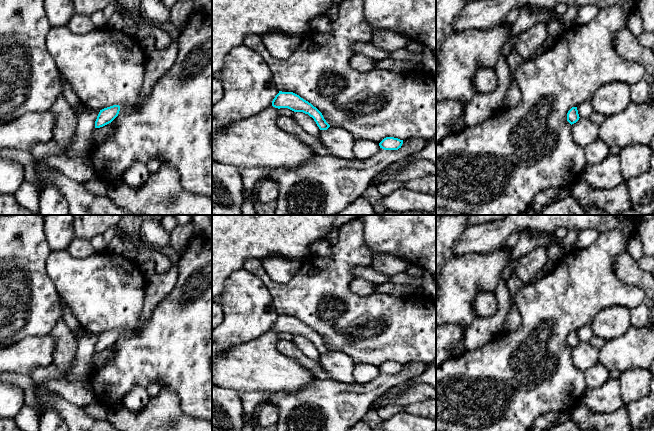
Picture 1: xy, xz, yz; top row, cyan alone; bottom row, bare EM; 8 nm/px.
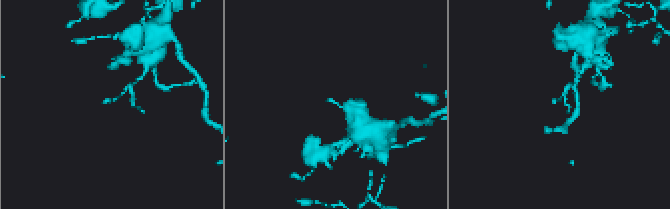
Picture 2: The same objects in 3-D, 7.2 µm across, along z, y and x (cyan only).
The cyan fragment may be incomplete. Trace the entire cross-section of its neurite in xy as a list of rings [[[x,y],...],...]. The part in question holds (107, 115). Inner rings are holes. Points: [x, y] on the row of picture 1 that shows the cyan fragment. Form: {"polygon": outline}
{"polygon": [[[113,105],[100,110],[95,121],[95,128],[100,128],[111,123],[118,116],[119,111],[119,105]]]}

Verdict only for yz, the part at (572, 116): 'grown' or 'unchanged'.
unchanged

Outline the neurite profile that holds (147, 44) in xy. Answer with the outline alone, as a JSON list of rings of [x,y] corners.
[[[149,35],[146,38],[140,40],[139,44],[144,52],[144,55],[145,55],[145,54],[148,54],[155,49],[156,41],[155,41],[155,38],[153,36]]]

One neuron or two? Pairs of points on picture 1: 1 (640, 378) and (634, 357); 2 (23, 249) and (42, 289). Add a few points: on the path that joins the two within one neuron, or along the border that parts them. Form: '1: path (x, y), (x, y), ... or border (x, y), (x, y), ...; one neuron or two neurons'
1: border (643, 368), (628, 368), (620, 373); two neurons
2: path (23, 259), (32, 271), (33, 279); one neuron

